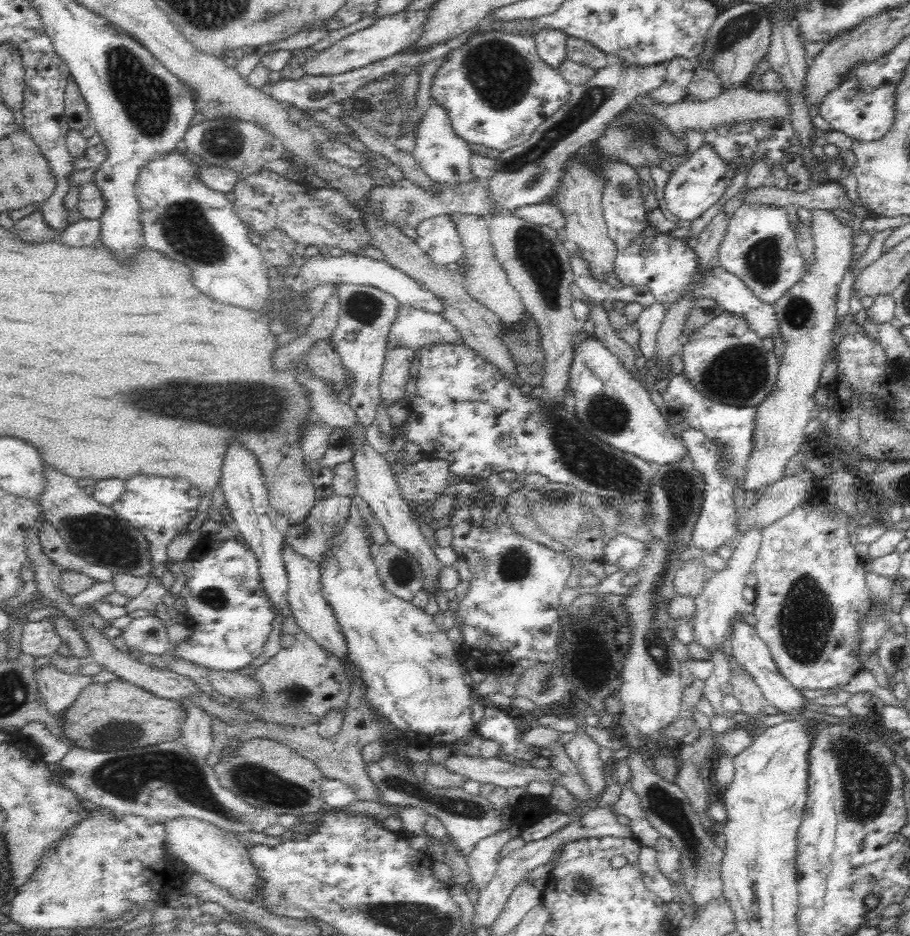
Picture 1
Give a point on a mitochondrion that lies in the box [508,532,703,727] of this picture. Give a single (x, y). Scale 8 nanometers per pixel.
(655, 646)

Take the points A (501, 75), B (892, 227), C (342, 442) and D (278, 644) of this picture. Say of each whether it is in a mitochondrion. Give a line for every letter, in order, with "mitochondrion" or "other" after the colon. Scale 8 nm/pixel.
A: mitochondrion
B: other
C: other
D: other

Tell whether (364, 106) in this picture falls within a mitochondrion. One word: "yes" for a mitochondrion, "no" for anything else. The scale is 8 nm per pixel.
yes

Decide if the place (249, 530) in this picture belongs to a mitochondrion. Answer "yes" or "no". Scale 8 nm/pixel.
no

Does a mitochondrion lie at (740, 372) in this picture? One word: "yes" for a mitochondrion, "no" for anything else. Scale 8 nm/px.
yes

